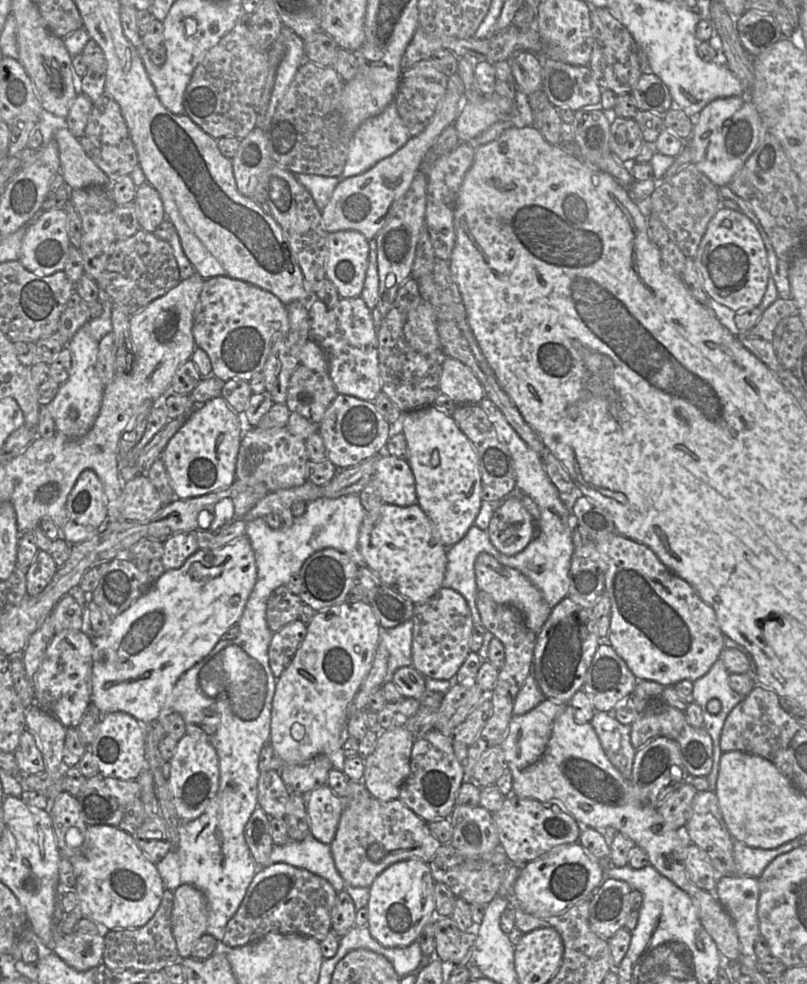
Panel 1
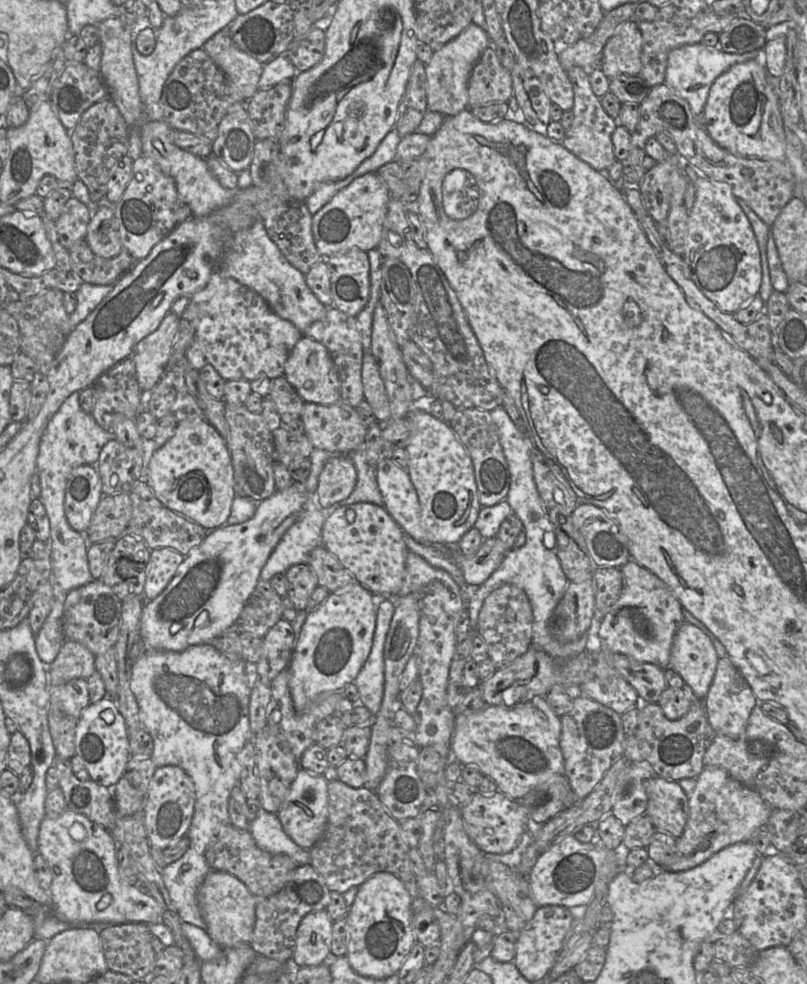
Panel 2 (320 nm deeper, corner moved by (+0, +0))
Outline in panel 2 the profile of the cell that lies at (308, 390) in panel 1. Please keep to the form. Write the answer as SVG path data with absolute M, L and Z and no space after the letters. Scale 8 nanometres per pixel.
M284 375L272 379L268 396L275 403L283 424L288 424L301 417L305 401L299 396Z

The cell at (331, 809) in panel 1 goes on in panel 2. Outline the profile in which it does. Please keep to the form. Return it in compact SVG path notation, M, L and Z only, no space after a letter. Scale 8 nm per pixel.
M300 768L277 816L285 833L301 848L311 849L324 834L328 823L328 781L324 775Z

